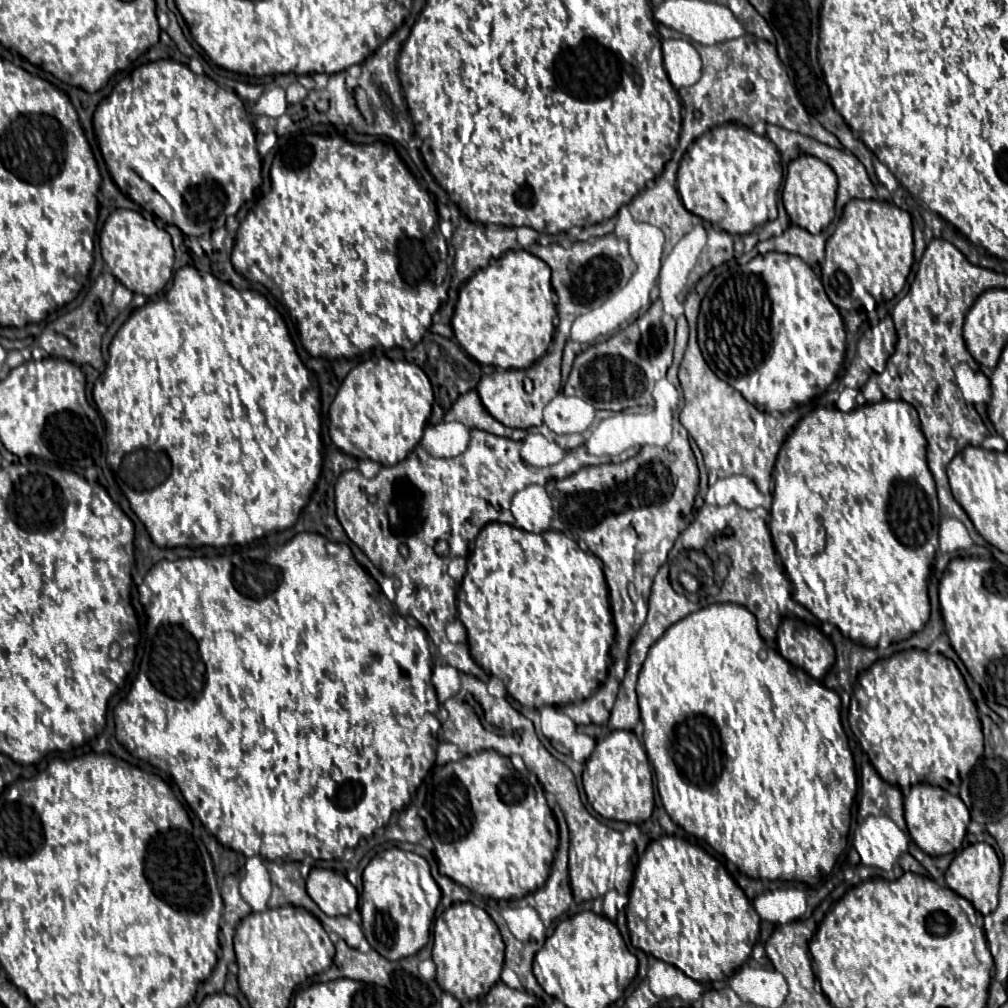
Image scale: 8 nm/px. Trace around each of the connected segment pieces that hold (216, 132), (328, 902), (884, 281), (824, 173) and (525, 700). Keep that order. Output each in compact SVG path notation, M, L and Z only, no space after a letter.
M156 60L135 68L98 104L92 124L107 168L122 194L166 224L177 226L185 235L200 237L206 230L222 228L226 218L234 216L244 202L254 198L262 182L254 124L240 96L220 88L208 76L196 76L180 62Z
M312 868L310 876L306 878L306 890L326 916L348 916L352 910L356 910L356 888L346 880L346 876L332 870Z
M850 200L844 206L844 214L834 234L826 242L822 284L826 288L828 298L842 310L858 308L858 299L862 301L862 307L866 312L874 311L878 304L892 300L902 290L906 276L912 268L912 218L898 206L880 210L880 202L882 200Z
M804 154L790 162L788 174L784 180L782 202L790 216L790 222L808 230L810 234L820 234L834 218L834 200L836 200L838 178L828 164L818 160L816 156Z
M488 524L468 556L468 572L458 596L458 618L468 630L472 658L500 678L506 692L526 708L540 710L546 704L564 706L588 698L600 686L600 674L614 662L610 650L616 642L616 628L602 564L562 532L530 534L510 524Z

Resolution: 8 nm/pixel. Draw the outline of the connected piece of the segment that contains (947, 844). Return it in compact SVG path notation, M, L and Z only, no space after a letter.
M930 784L912 786L912 792L904 800L904 816L906 816L906 824L912 840L918 844L922 852L926 852L932 858L958 850L971 821L968 808L958 796L952 796L944 788L936 788Z

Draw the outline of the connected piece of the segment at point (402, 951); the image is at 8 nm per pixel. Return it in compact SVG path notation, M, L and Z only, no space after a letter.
M390 848L370 860L362 878L364 878L364 892L360 895L359 911L362 930L368 944L386 960L400 960L418 954L418 950L422 950L430 938L430 926L441 898L441 890L431 875L428 862L414 852Z

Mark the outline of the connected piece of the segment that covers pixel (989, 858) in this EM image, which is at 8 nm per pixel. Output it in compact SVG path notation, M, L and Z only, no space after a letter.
M978 842L978 844L970 844L968 848L964 848L948 866L946 870L946 884L948 888L952 888L956 894L964 896L982 916L990 914L996 910L998 906L998 888L1000 888L1000 860L994 852L994 848L986 842Z

